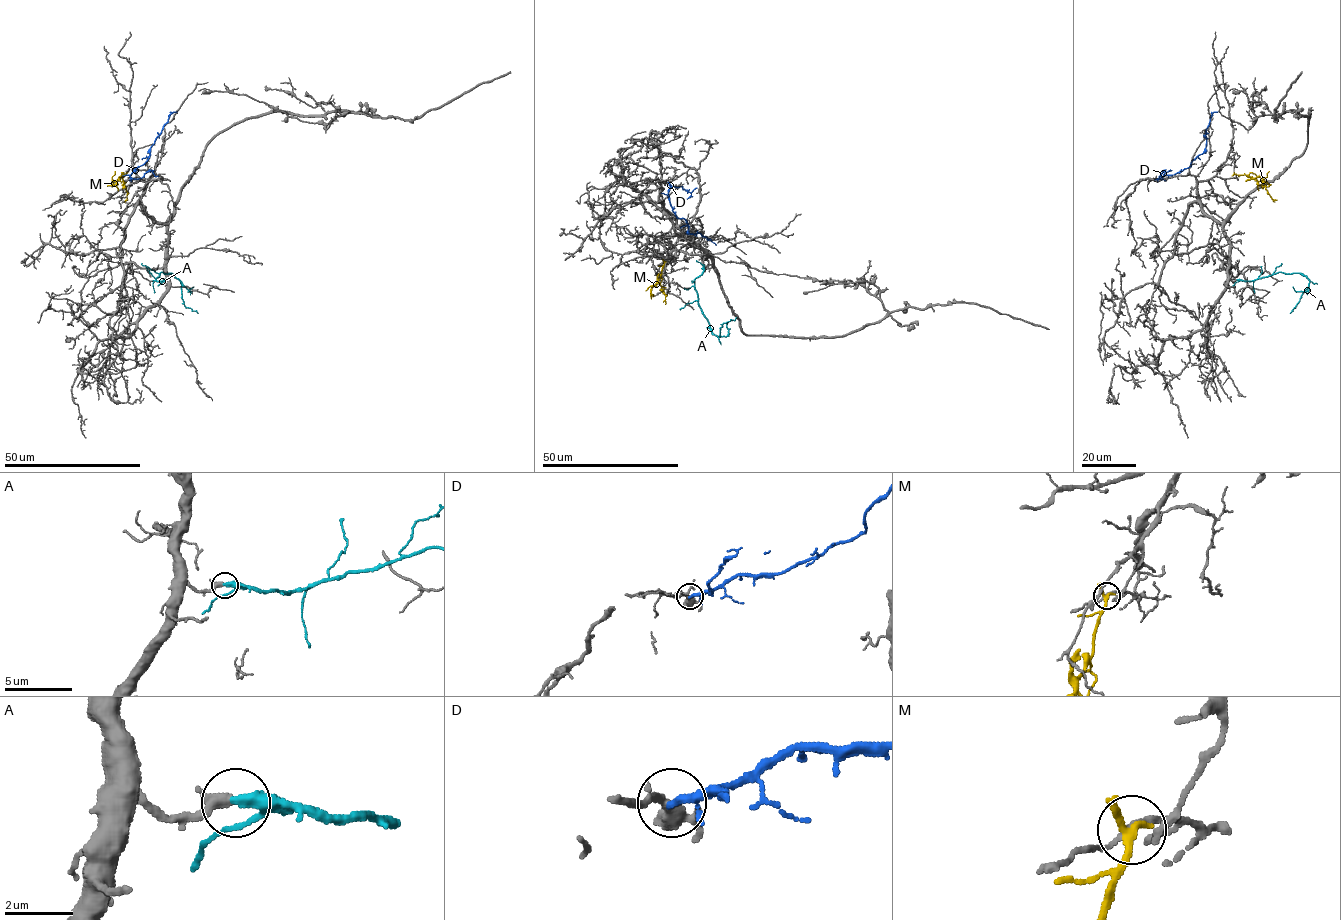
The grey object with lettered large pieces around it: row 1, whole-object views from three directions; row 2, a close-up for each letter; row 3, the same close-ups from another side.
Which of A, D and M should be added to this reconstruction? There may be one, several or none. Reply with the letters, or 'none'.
A

